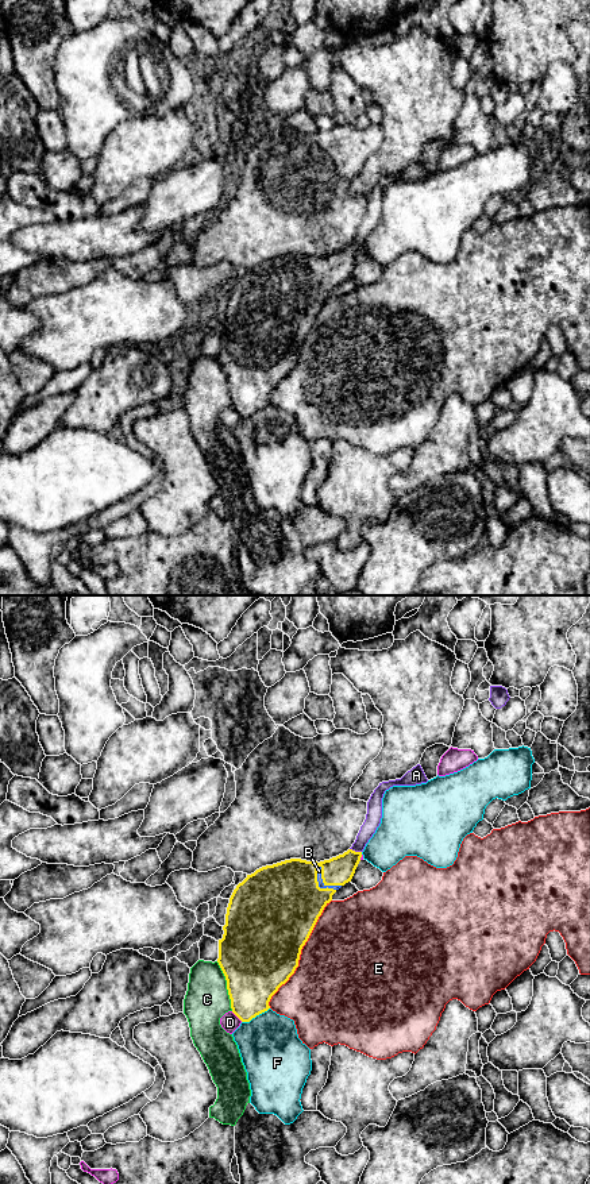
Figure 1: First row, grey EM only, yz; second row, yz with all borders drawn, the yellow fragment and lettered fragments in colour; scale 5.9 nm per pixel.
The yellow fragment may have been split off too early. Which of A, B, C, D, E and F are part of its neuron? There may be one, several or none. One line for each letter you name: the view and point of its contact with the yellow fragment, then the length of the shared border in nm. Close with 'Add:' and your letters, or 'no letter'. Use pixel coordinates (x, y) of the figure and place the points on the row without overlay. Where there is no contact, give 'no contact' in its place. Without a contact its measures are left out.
A: contact yz (354, 246); length 80 nm
B: contact yz (324, 278); length 180 nm
Add: A, B

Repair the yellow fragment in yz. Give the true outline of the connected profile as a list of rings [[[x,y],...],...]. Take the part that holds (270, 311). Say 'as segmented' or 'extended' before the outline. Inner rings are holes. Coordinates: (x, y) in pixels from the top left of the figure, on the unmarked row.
extended; [[[420,159],[401,174],[382,177],[367,197],[367,209],[352,242],[329,255],[306,257],[290,254],[257,265],[236,281],[225,309],[224,329],[219,335],[217,358],[225,371],[232,408],[250,417],[270,404],[269,397],[298,362],[301,344],[308,336],[324,302],[332,290],[351,277],[362,247],[375,228],[382,213],[382,193],[393,181],[416,181],[428,174]]]

